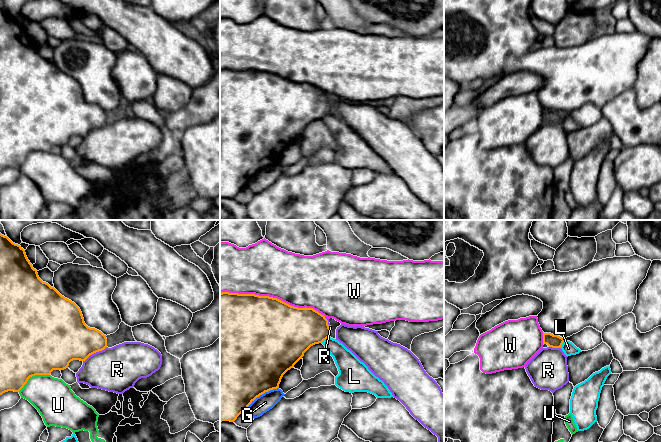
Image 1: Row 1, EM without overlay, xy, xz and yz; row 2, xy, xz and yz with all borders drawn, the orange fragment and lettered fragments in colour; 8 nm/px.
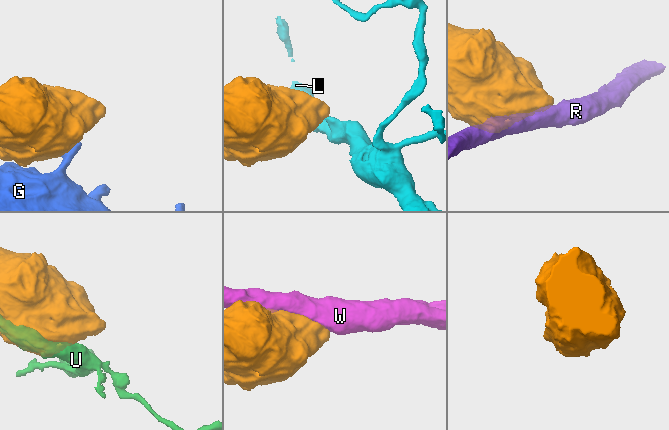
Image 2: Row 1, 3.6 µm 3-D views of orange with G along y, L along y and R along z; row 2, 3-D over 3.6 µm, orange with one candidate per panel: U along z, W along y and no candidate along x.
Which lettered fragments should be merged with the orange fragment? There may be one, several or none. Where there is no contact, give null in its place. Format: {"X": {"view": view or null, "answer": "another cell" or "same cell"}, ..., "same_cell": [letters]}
{"G": {"view": "xz", "answer": "another cell"}, "L": {"view": "xz", "answer": "another cell"}, "R": {"view": "xy", "answer": "another cell"}, "U": {"view": "xy", "answer": "another cell"}, "W": {"view": "xz", "answer": "another cell"}, "same_cell": []}

